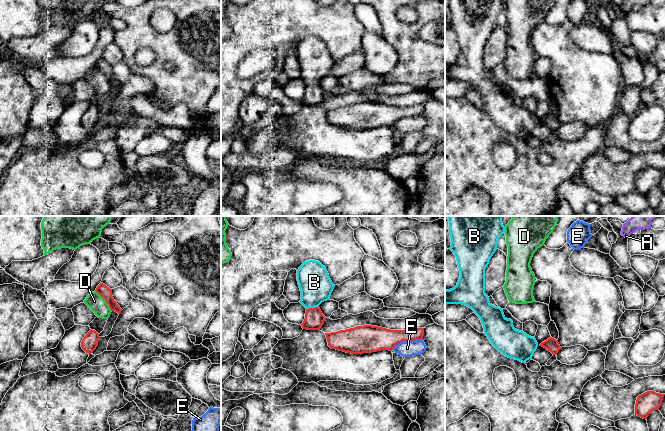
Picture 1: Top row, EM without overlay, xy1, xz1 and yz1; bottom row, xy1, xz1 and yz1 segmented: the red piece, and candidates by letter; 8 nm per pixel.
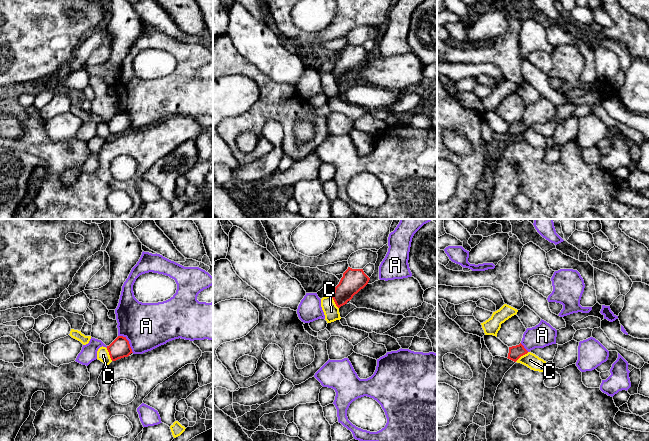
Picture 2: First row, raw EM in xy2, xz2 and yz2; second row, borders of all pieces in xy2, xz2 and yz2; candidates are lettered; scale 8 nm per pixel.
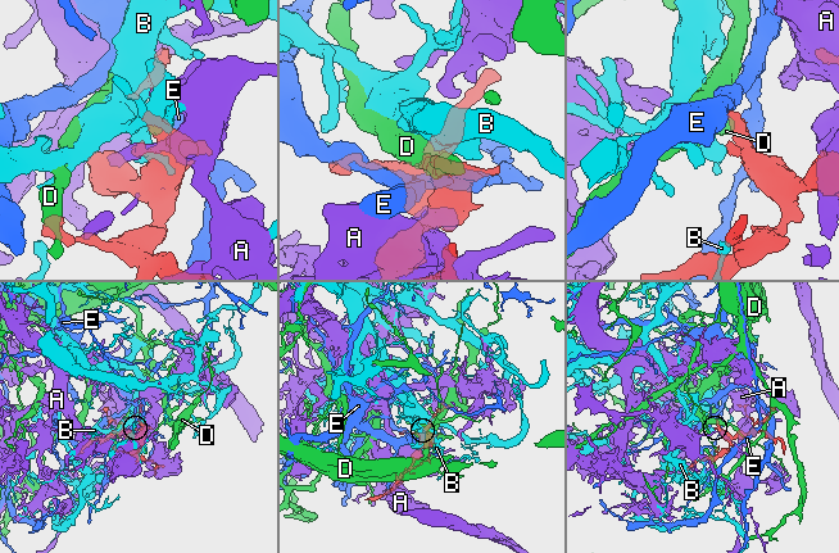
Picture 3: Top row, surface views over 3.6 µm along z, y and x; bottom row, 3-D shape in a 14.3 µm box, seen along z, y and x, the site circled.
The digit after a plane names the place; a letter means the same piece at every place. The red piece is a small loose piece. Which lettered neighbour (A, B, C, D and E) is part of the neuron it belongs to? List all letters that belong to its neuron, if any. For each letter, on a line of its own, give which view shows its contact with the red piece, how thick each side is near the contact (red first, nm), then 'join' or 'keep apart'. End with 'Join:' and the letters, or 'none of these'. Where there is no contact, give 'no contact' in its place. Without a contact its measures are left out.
A: xy2 | 160/380 nm | keep apart
B: xz1 | 160/260 nm | join
C: xy2 | 160/100 nm | keep apart
D: xy1 | 90/140 nm | keep apart
E: xz1 | 190/130 nm | keep apart
Join: B

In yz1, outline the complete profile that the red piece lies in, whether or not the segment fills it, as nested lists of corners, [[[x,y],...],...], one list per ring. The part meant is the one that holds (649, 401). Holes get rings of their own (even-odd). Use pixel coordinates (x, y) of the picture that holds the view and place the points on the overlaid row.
[[[647,391],[637,397],[635,404],[635,415],[647,419],[654,410],[659,410],[665,394]]]

